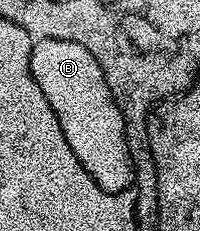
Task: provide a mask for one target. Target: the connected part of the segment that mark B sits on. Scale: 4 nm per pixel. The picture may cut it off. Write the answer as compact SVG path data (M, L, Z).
M41 39L33 45L29 65L32 77L59 120L68 146L99 190L109 195L126 193L136 181L136 172L127 146L125 119L94 55L70 40Z

